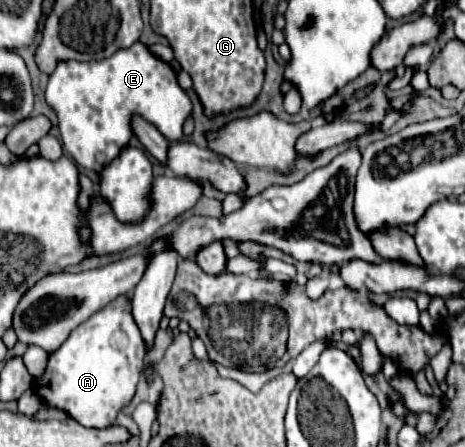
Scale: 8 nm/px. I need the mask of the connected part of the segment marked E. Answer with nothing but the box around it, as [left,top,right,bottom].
[45,42,191,172]

